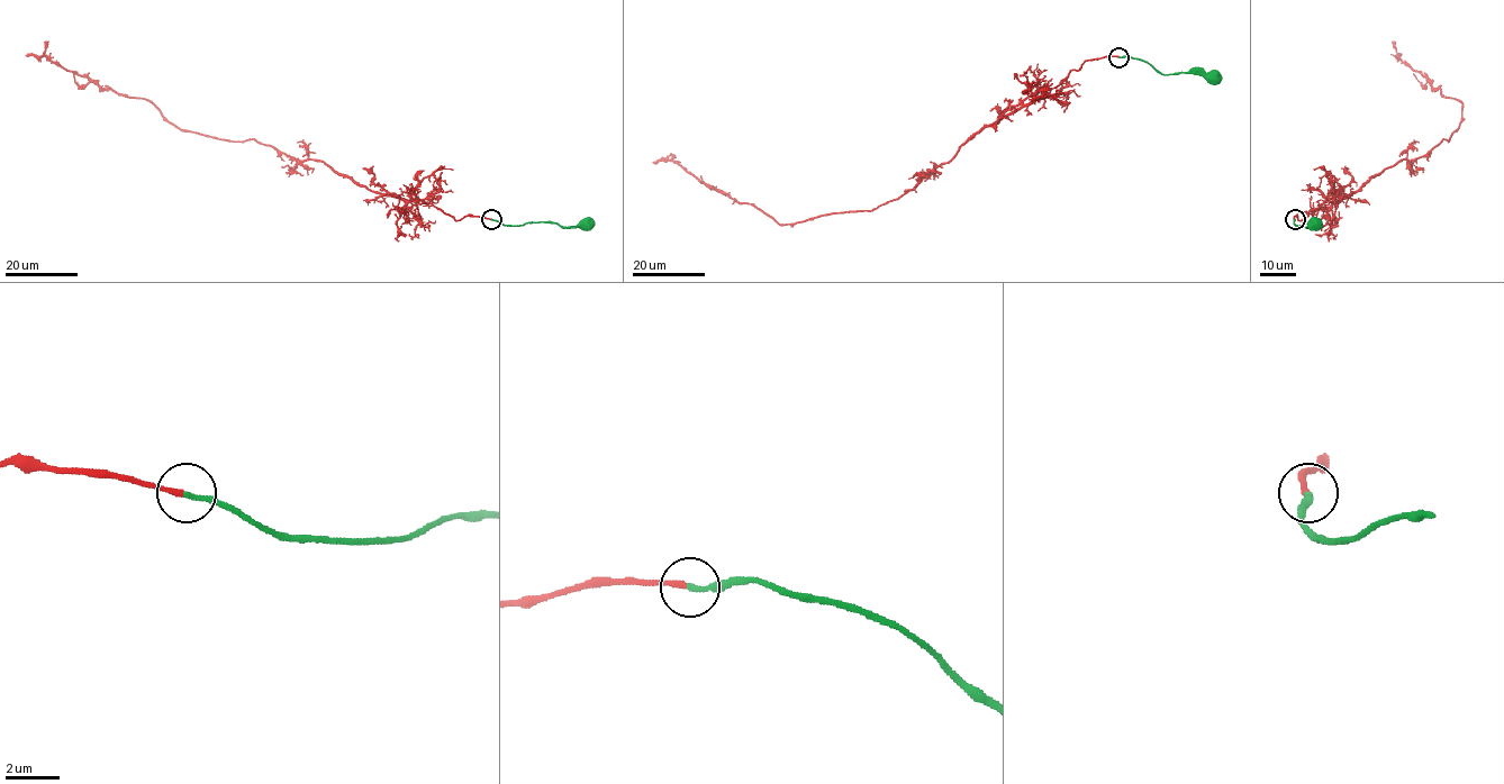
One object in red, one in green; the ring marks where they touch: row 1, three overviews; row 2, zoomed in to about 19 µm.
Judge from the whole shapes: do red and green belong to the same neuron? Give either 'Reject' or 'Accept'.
Accept

